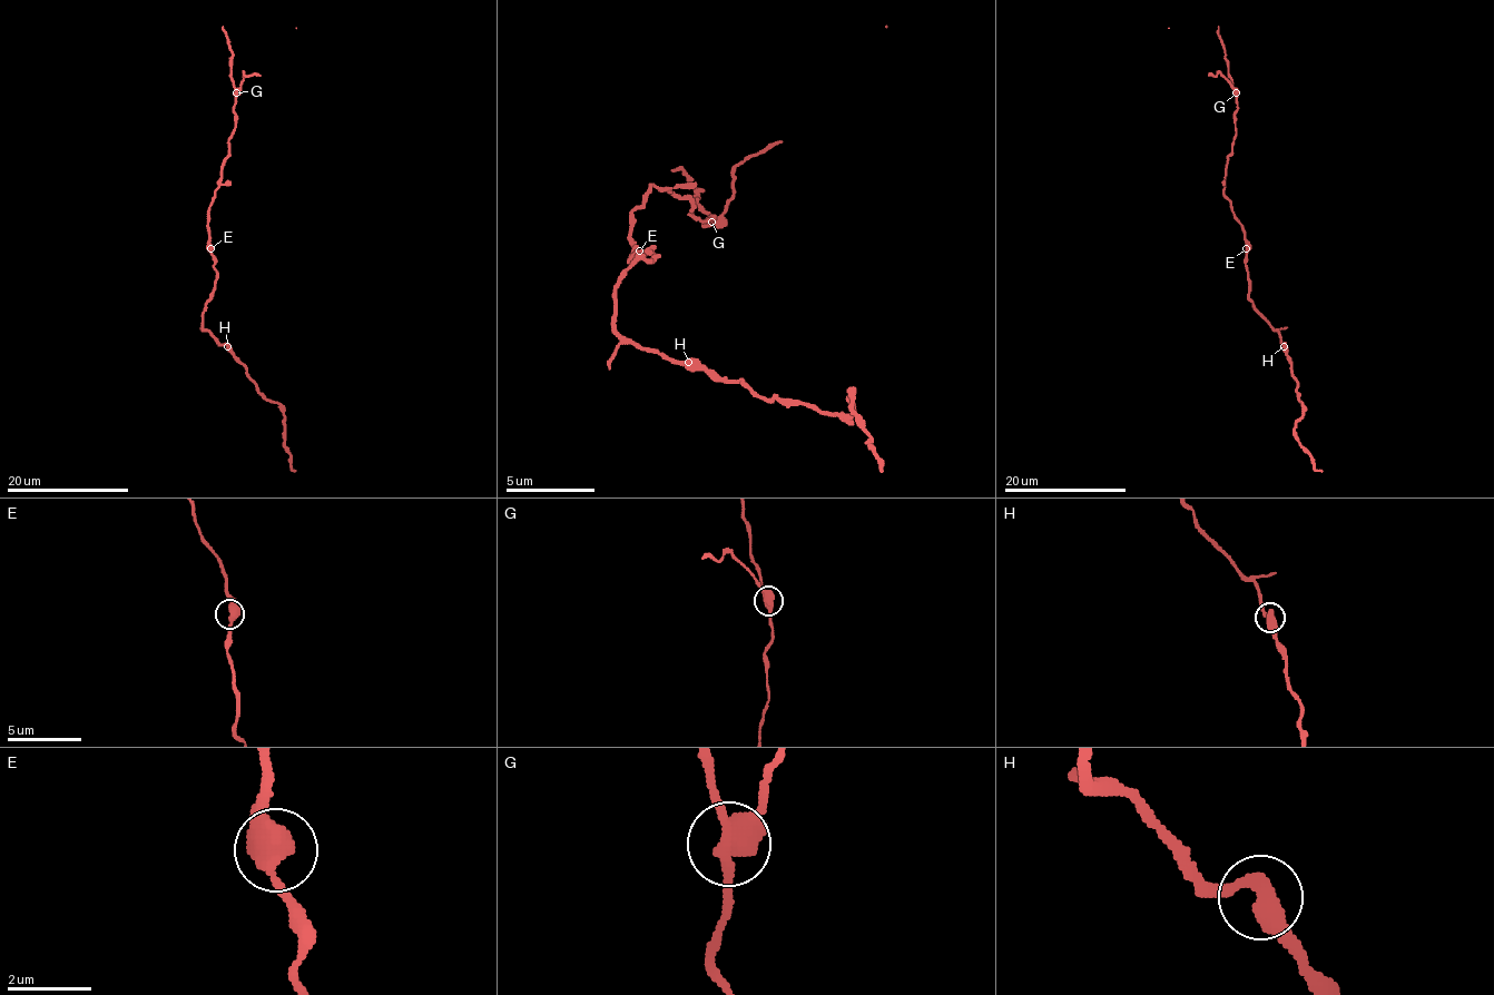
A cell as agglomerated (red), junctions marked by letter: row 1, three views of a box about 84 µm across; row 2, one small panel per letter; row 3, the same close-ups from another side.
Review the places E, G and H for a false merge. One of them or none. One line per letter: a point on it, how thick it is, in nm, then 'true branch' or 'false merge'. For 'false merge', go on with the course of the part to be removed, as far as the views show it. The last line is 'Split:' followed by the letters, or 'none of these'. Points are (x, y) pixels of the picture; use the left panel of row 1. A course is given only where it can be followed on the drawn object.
E: (210, 248) | 480 nm | true branch
G: (236, 92) | 400 nm | false merge | (235, 92), (243, 72), (259, 76)
H: (227, 346) | 440 nm | true branch
Split: G

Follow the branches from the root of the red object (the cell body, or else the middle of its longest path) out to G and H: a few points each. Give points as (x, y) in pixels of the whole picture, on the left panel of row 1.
G: (213, 253), (207, 212), (222, 176), (223, 161), (229, 154), (229, 137), (235, 126), (235, 92)
H: (213, 253), (217, 281), (203, 312), (203, 327), (219, 344), (227, 346)

